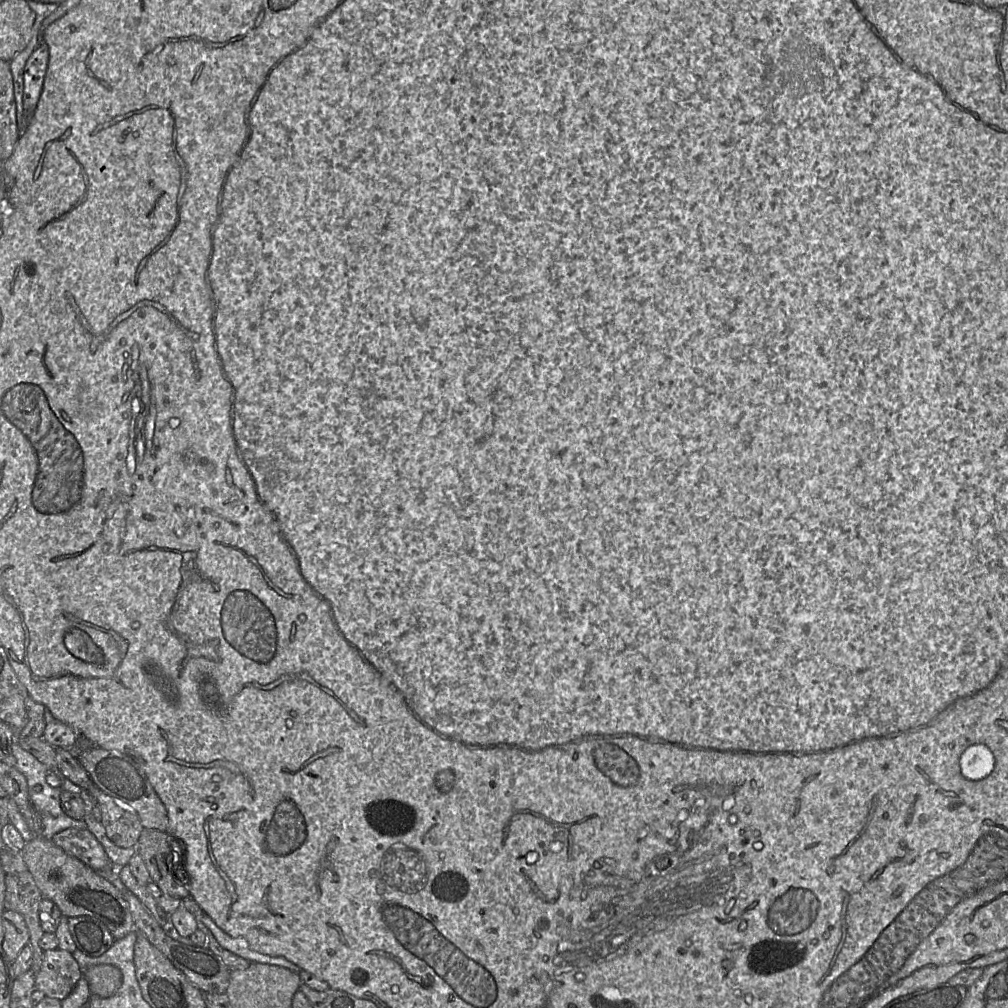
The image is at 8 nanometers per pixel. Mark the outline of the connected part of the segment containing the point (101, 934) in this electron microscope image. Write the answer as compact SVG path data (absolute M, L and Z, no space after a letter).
M70 917L68 927L76 949L87 956L100 956L115 942L108 928L95 918Z

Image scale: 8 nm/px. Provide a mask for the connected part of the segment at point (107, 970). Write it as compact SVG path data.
M100 964L89 967L83 976L90 993L100 998L111 997L122 984L122 972L116 966Z

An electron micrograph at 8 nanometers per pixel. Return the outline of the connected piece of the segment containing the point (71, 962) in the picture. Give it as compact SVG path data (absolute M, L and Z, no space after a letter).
M59 948L46 950L40 970L34 975L35 989L50 998L63 1000L81 977L82 972L72 953Z

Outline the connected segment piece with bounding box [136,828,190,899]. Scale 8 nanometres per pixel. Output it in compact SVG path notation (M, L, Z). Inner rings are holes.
M144 828L136 852L142 857L150 880L164 894L183 899L189 897L190 893L177 876L181 845L174 838L165 831Z

